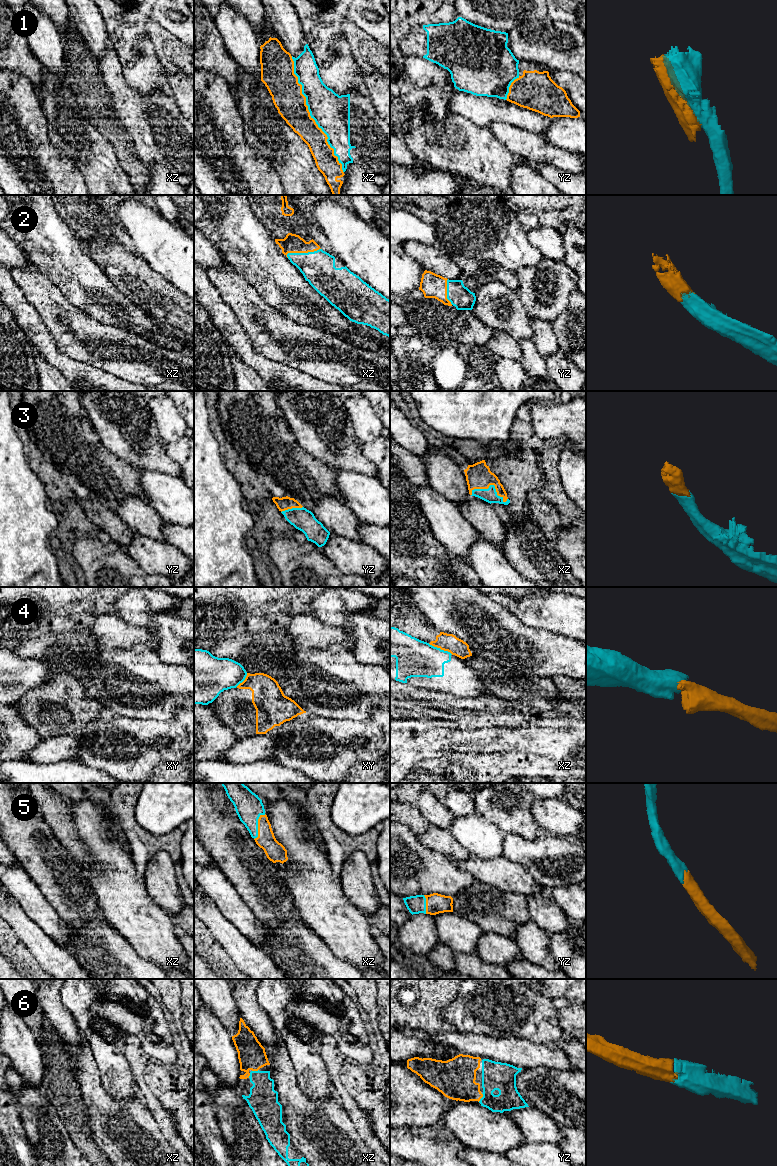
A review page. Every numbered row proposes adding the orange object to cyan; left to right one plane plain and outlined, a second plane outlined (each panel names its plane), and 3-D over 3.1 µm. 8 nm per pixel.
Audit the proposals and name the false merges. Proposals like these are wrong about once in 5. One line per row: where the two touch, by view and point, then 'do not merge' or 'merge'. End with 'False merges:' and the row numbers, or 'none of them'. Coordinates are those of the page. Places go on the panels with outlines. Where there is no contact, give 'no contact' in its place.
1: xz (310, 114) | do not merge
2: xz (302, 253) | merge
3: xz (492, 485) | merge
4: xz (439, 648) | do not merge
5: xz (257, 825) | merge
6: yz (482, 1097) | merge
False merges: 1, 4

